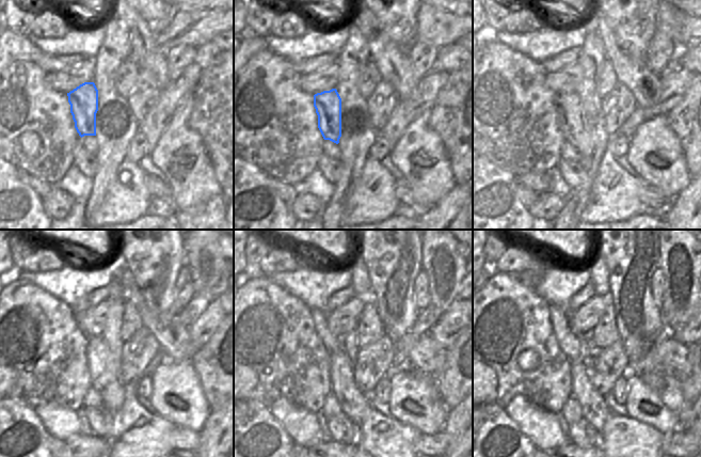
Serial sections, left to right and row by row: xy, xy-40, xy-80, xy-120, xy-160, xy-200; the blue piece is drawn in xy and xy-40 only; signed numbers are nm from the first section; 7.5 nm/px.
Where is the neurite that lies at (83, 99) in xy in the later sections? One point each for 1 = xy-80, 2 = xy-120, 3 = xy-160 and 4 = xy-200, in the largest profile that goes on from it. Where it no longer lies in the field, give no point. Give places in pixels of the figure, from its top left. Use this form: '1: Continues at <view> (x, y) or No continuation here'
1: Continues at xy-80 (569, 106)
2: Continues at xy-120 (98, 364)
3: Continues at xy-160 (340, 364)
4: Continues at xy-200 (578, 371).

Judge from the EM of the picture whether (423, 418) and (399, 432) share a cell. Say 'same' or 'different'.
different

